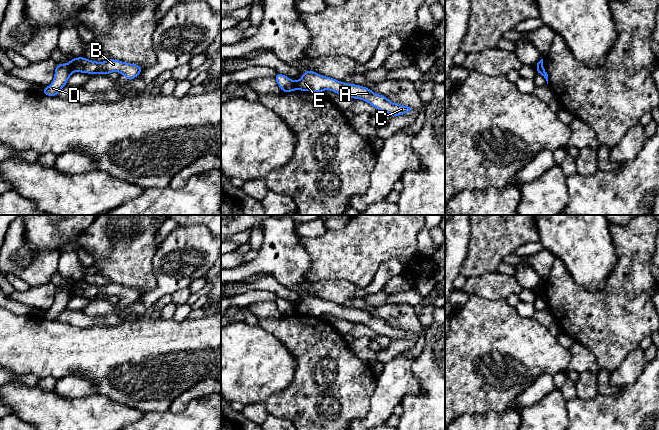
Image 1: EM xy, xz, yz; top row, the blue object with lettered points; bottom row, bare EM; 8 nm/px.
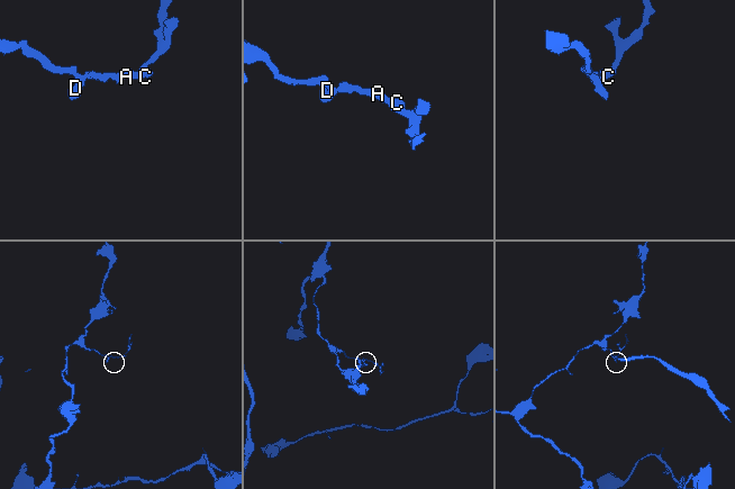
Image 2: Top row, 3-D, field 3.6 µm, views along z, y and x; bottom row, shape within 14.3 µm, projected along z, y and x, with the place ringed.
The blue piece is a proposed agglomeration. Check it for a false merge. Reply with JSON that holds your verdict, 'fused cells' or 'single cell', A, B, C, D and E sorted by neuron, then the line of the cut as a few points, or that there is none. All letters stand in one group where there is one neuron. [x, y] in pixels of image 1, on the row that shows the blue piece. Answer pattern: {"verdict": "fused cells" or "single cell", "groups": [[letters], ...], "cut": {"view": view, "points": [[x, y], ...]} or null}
{"verdict": "fused cells", "groups": [["A", "B", "C", "E"], ["D"]], "cut": {"view": "xy", "points": [[69, 62], [73, 70]]}}

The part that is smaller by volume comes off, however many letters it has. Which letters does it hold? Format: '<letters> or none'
A, B, C, E

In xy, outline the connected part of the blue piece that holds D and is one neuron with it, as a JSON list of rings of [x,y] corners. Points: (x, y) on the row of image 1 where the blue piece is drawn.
[[[57,63],[52,83],[41,90],[41,93],[47,96],[59,96],[60,90],[67,85],[69,77],[72,75],[73,69],[69,63]]]

